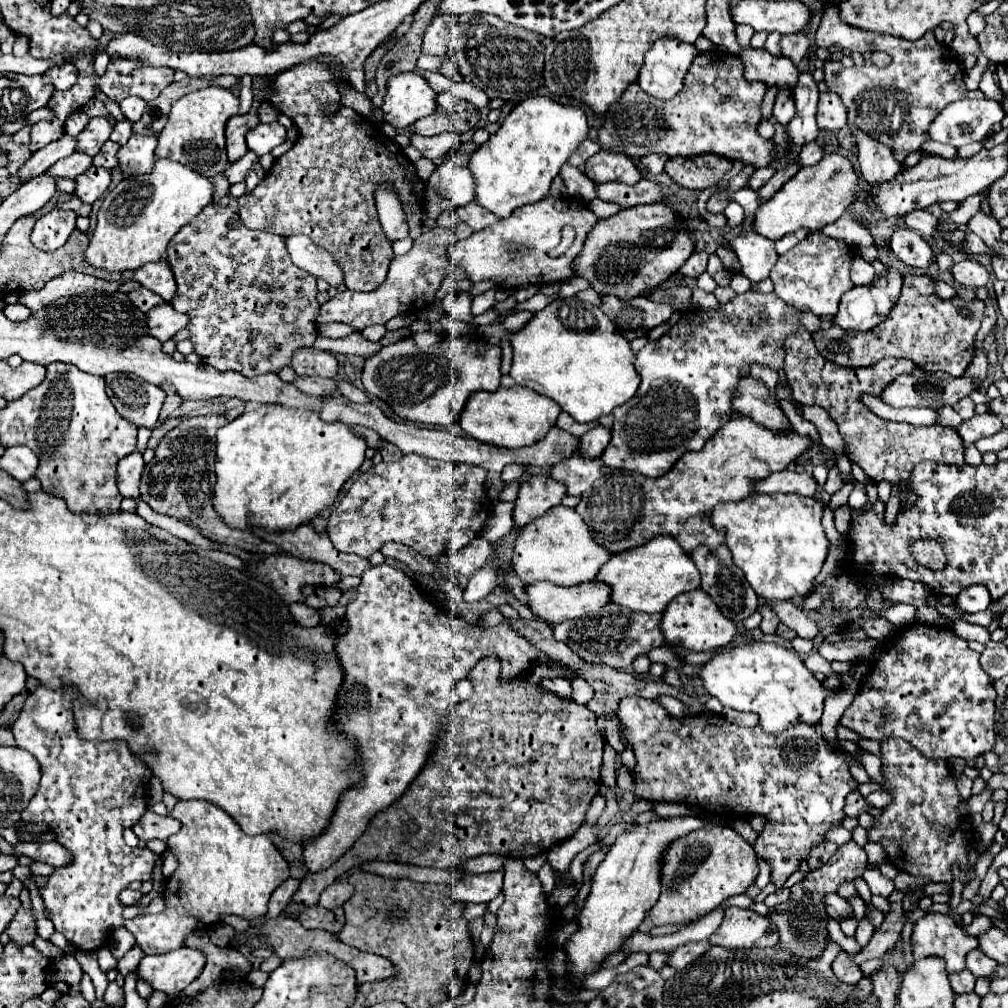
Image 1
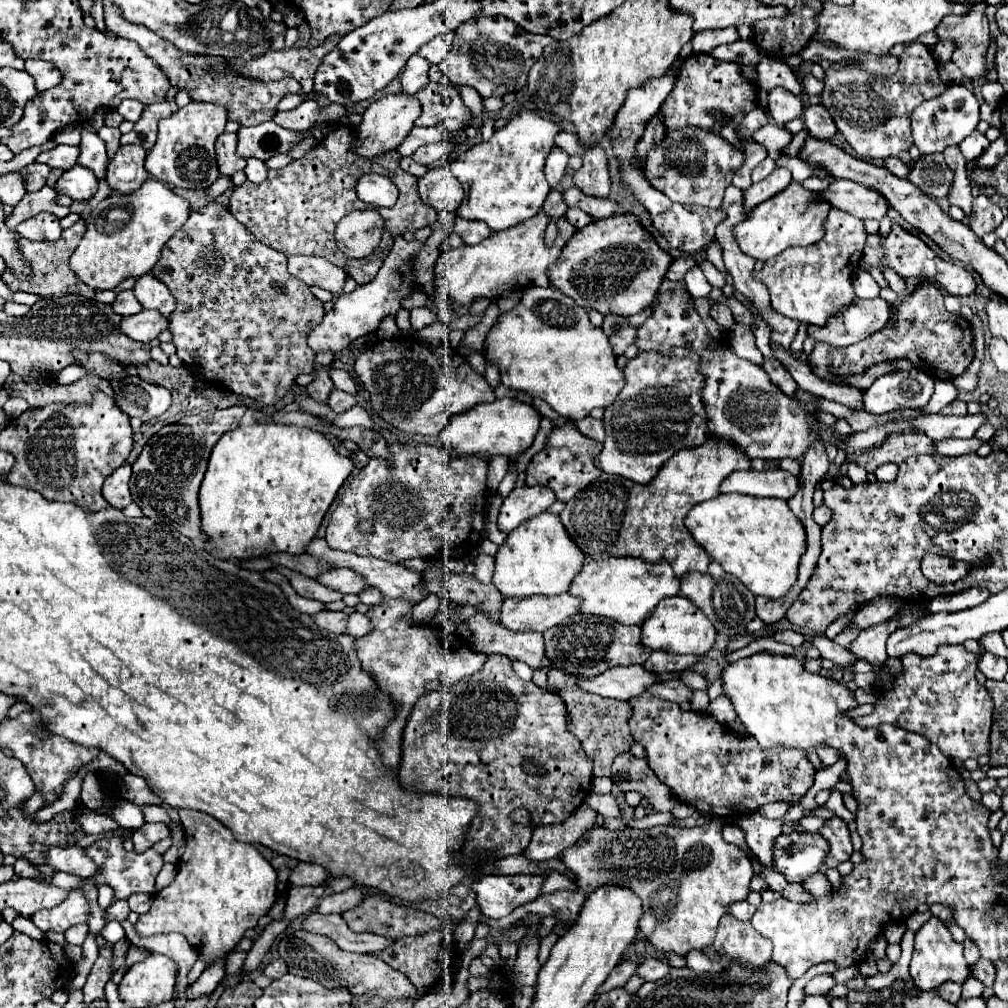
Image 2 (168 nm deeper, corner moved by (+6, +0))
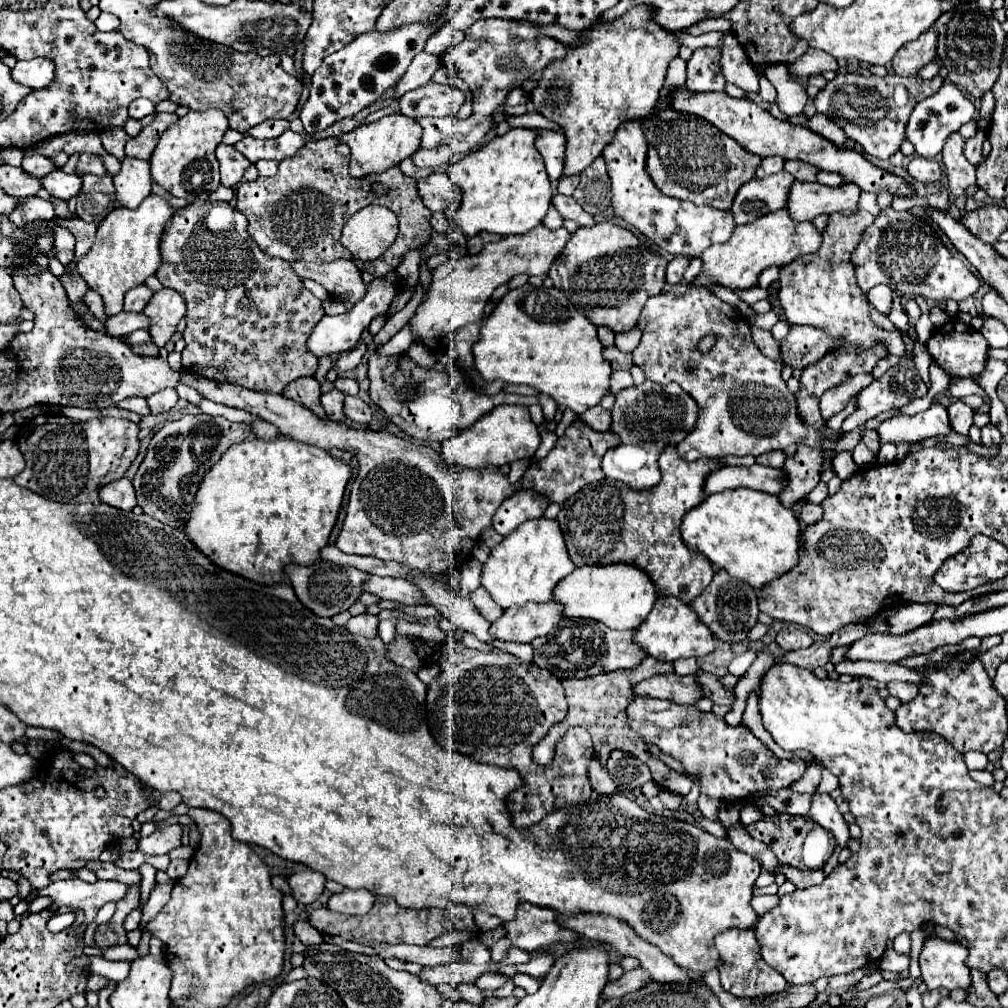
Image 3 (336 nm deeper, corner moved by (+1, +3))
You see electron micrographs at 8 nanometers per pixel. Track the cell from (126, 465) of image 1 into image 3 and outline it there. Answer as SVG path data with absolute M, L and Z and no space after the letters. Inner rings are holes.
M122 476L118 480L112 480L110 484L100 488L100 500L104 504L110 504L114 508L130 512L136 506L134 486L132 486L132 482L126 476Z

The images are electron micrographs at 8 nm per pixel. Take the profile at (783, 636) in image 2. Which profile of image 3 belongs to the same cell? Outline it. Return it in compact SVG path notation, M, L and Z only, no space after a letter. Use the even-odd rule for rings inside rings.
M786 626L786 628L782 628L782 630L778 632L776 642L778 642L778 646L780 646L782 650L790 652L790 650L808 648L814 640L812 640L812 636L810 636L804 628L800 628L800 626Z

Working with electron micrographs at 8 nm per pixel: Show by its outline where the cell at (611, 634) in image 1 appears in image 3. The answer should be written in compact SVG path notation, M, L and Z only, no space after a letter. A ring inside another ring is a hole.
M562 618L546 636L532 640L534 664L558 678L588 678L618 668L636 668L648 654L634 642L634 630L612 630L586 618Z

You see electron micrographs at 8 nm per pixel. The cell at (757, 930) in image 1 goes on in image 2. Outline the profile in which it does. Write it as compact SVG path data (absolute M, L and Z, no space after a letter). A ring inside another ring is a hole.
M725 915L719 921L715 949L725 959L739 961L753 969L765 969L771 961L771 941L755 933L749 921L737 921L733 915Z

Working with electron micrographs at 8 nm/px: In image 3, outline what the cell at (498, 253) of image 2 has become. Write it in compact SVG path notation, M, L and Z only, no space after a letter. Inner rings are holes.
M544 224L532 228L528 234L516 234L516 236L504 236L498 242L492 242L482 248L478 254L466 254L458 260L446 260L436 270L432 270L432 282L428 290L426 302L422 302L408 322L414 330L416 342L422 342L428 348L434 348L434 332L438 334L450 334L454 332L452 322L476 322L482 318L486 302L490 300L492 292L500 286L512 280L516 274L528 274L528 276L546 276L552 262L558 258L558 254L564 250L566 242L570 240L570 232L562 226L558 230L550 230Z

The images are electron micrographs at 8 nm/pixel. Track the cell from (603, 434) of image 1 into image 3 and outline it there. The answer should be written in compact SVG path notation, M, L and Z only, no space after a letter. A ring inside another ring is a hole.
M594 406L594 408L588 408L584 414L580 414L580 420L586 422L592 430L596 432L606 432L610 430L610 410L604 410L602 406Z

